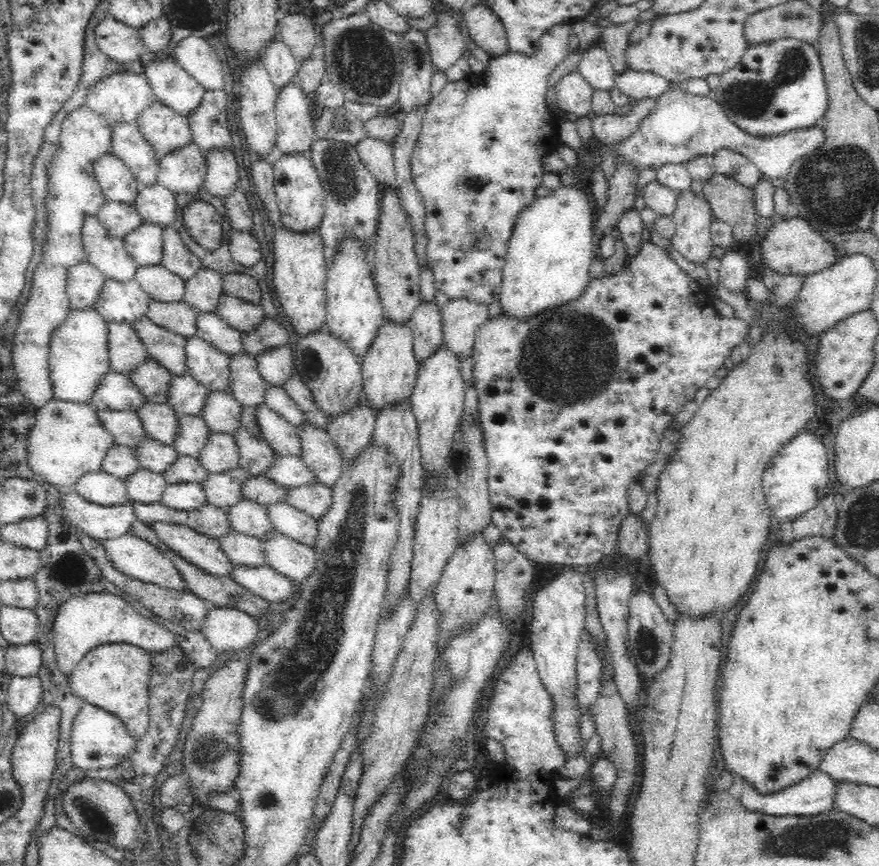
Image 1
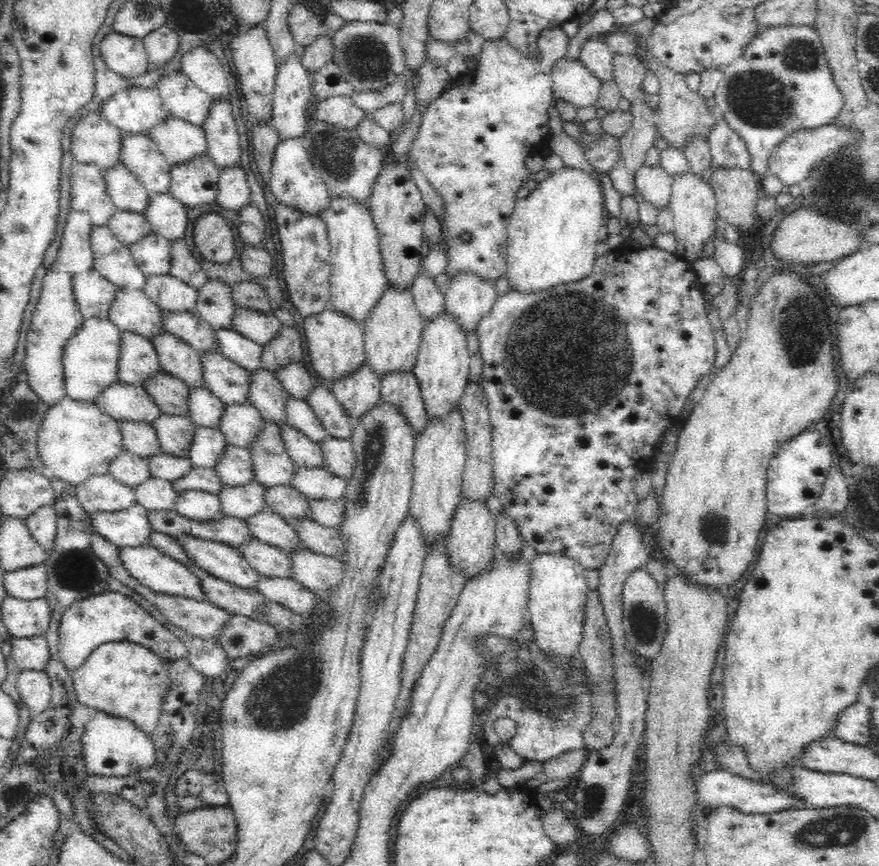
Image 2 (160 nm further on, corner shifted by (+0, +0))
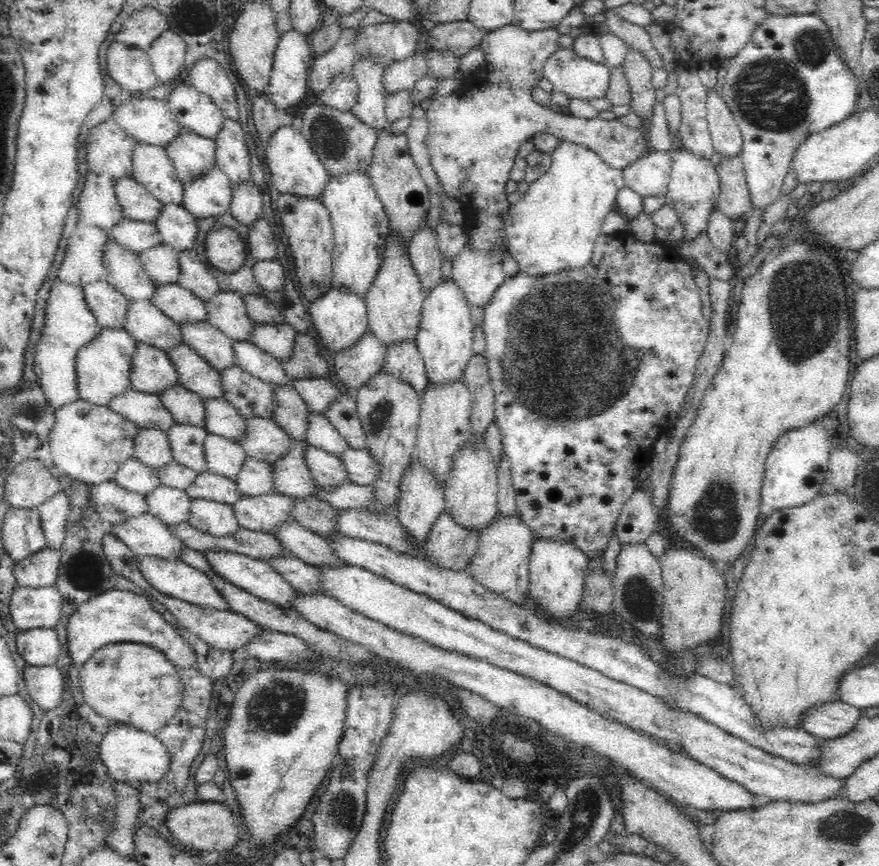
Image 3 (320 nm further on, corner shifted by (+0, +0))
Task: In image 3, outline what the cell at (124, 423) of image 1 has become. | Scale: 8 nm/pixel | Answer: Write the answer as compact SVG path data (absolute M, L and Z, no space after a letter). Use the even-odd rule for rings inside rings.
M137 428L133 438L133 456L140 462L158 468L173 460L166 433L159 428Z

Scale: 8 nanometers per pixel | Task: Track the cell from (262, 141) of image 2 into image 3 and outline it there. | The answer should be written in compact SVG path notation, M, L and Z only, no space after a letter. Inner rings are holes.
M268 93L260 94L260 96L252 95L252 122L256 127L258 140L264 147L268 145L278 128L290 124L289 115L282 115L276 111Z

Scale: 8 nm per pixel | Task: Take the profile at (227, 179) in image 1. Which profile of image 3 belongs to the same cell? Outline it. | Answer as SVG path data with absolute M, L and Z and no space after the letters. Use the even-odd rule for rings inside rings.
M252 180L232 185L231 199L227 212L238 223L249 226L262 215L263 192Z

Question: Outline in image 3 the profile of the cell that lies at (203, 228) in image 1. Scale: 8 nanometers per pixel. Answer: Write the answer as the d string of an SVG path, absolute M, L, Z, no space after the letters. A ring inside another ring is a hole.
M211 226L204 236L208 264L224 272L234 272L247 257L245 244L230 226Z

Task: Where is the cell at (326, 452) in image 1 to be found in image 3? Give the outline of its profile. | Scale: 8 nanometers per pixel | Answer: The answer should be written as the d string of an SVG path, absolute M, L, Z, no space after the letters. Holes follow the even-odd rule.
M345 448L338 458L348 480L362 486L369 486L370 481L375 479L377 464L371 459L365 448Z

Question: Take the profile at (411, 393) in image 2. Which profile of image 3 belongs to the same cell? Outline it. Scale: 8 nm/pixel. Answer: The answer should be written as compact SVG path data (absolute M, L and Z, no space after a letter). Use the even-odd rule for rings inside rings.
M415 340L388 346L383 372L408 385L420 400L429 390L426 369L423 367Z

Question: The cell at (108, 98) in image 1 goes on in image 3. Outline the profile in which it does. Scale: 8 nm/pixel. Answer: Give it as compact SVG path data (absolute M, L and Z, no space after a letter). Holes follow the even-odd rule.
M133 97L118 105L110 118L134 141L164 146L176 136L180 126L165 100L156 97Z

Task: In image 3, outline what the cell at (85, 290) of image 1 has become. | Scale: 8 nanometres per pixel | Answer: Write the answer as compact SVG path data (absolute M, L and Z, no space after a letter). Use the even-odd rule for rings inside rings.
M103 279L85 282L82 285L86 306L95 316L98 326L106 328L122 327L129 300Z

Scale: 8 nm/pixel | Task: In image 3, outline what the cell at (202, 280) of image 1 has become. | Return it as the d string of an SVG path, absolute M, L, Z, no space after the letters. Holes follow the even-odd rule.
M218 291L212 298L205 300L205 311L205 321L231 340L247 339L252 320L237 292Z

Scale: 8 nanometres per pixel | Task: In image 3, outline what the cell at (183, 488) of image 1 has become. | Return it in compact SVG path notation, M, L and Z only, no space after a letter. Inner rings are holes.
M191 499L187 521L214 536L228 536L239 526L232 505L208 499Z

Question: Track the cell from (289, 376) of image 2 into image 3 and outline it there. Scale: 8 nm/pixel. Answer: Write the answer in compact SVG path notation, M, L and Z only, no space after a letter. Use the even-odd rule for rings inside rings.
M313 376L314 378L294 378L291 386L298 391L307 409L323 414L327 404L338 394L338 388L331 380Z

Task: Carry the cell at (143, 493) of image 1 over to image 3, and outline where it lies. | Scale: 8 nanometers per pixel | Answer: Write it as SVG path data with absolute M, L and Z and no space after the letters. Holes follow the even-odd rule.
M160 483L145 494L147 511L166 524L187 521L191 498L182 489Z

